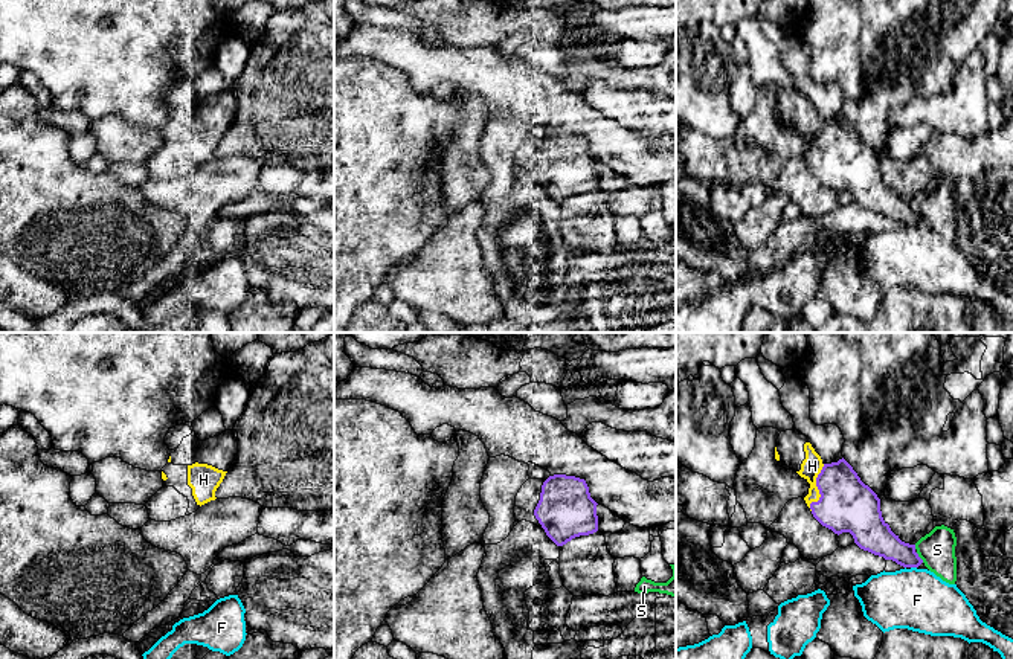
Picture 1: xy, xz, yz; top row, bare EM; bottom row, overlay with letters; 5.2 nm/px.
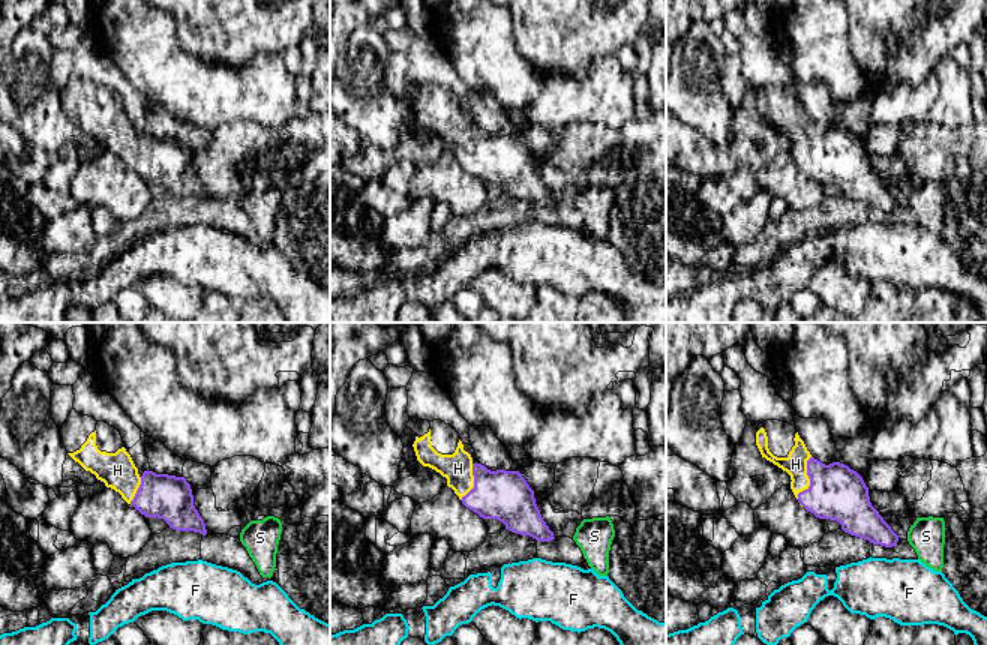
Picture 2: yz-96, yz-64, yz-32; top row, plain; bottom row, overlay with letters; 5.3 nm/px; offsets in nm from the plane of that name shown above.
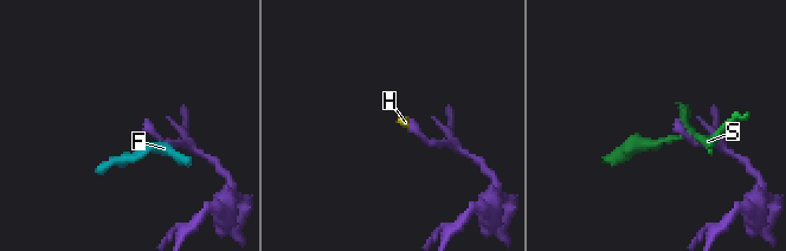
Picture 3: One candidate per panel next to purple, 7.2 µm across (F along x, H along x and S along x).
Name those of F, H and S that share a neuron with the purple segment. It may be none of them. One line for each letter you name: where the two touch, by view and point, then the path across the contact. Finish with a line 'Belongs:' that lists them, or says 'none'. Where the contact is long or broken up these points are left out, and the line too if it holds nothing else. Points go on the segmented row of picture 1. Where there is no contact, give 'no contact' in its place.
H: contact yz (818, 488)
Belongs: H

